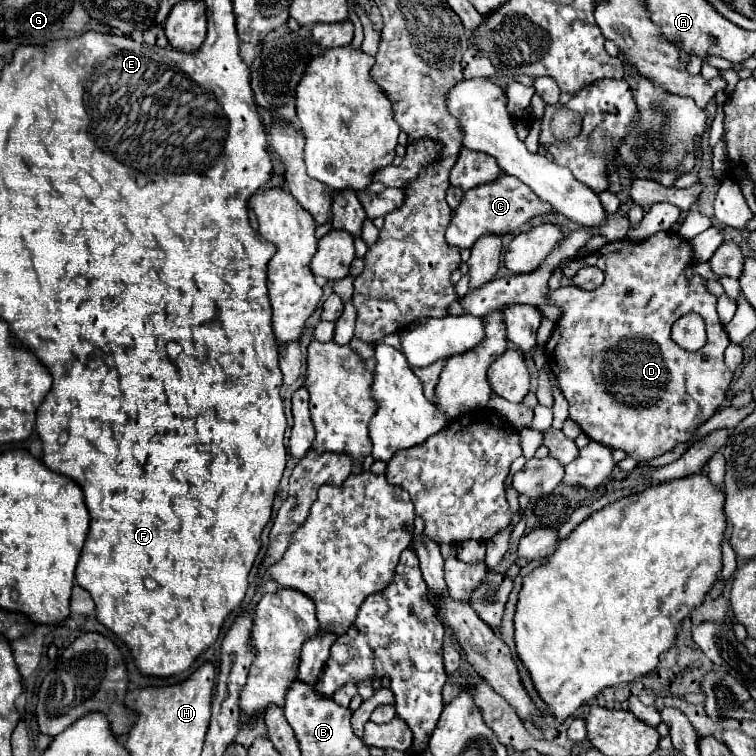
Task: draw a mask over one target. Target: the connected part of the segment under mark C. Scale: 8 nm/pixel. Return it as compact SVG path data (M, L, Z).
M502 173L496 181L472 187L470 191L464 193L464 197L462 197L458 209L454 211L452 221L446 229L446 241L458 249L472 249L474 243L484 235L504 237L512 231L516 231L518 227L522 227L532 217L548 215L548 213L554 213L552 205L540 201L526 183L518 181L516 177L510 177L508 173Z

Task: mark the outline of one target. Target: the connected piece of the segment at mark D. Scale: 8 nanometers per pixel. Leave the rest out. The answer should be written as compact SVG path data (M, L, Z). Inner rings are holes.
M660 231L640 243L620 239L606 243L590 255L576 257L562 267L566 277L574 277L584 265L600 267L606 279L598 289L582 291L566 285L548 295L548 303L558 307L562 315L546 343L546 359L560 391L570 403L570 419L576 421L592 441L610 449L622 449L638 463L656 459L690 439L694 429L722 407L732 381L732 371L724 365L724 351L730 339L716 315L716 297L708 293L702 277L686 279L684 275L692 259L690 243L678 233ZM694 311L706 321L708 341L700 351L690 353L670 339L670 327L678 317Z

